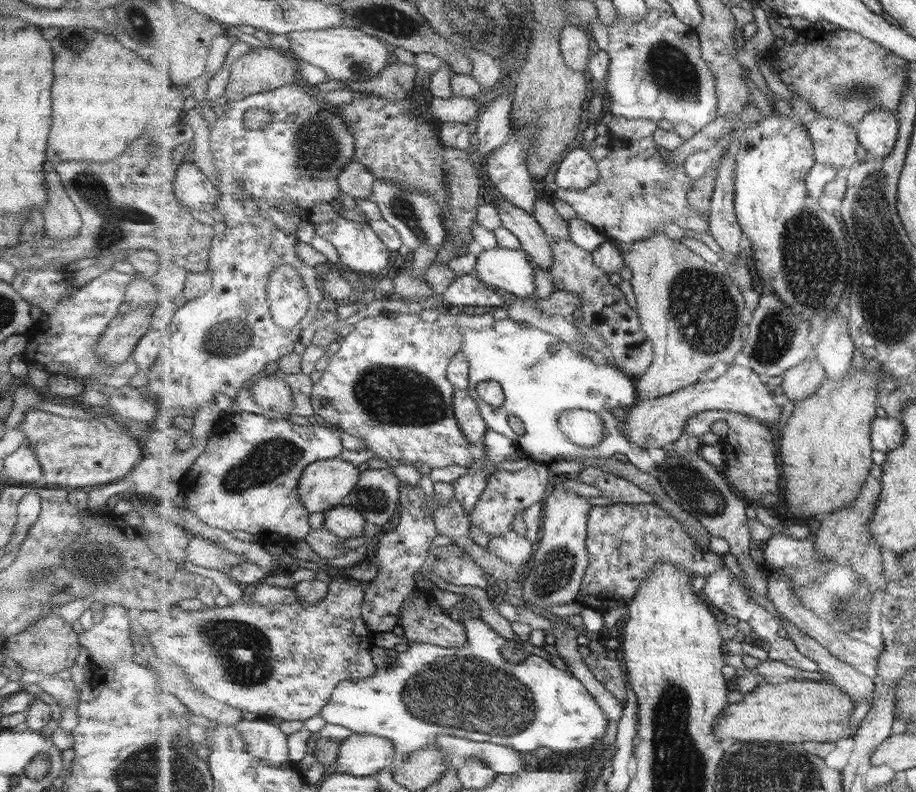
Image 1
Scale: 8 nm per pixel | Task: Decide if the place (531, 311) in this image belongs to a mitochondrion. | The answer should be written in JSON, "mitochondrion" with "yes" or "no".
{"mitochondrion":"no"}

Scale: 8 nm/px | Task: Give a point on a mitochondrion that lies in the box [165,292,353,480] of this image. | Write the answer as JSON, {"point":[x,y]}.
{"point":[226,337]}

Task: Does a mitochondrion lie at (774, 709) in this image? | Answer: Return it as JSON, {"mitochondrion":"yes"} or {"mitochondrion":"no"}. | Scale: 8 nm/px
{"mitochondrion":"no"}

